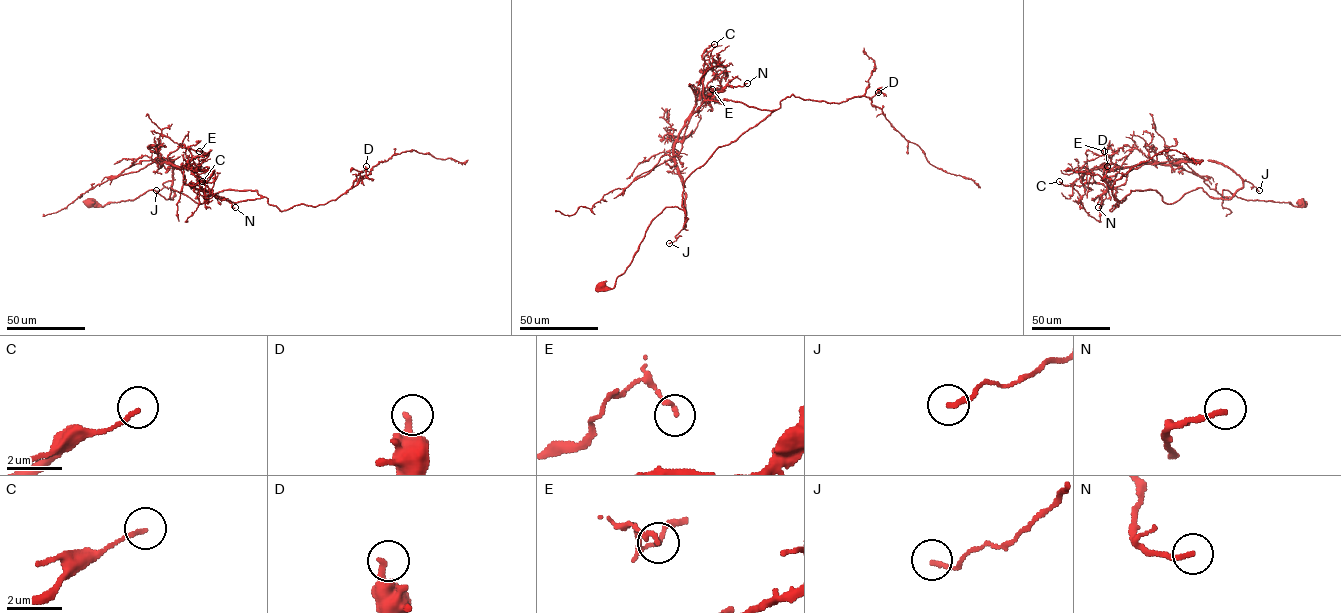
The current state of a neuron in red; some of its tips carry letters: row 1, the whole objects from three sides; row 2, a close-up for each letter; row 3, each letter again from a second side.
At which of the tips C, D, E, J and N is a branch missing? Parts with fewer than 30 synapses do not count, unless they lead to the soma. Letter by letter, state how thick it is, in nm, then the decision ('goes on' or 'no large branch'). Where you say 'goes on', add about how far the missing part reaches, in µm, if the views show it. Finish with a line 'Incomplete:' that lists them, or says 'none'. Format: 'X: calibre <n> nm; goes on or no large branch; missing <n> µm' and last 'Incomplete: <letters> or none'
C: calibre 140 nm; no large branch
D: calibre 320 nm; no large branch
E: calibre 170 nm; no large branch
J: calibre 150 nm; no large branch
N: calibre 170 nm; no large branch
Incomplete: none

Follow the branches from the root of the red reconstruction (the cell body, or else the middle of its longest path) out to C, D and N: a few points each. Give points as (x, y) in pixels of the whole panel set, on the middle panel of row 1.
C: (601, 285), (613, 287), (666, 207), (684, 209), (685, 179), (773, 111), (705, 99), (702, 53), (714, 44)
D: (601, 285), (613, 287), (666, 207), (684, 209), (685, 179), (782, 100), (793, 94), (840, 103), (878, 92)
N: (601, 285), (613, 287), (666, 207), (684, 209), (685, 179), (773, 111), (708, 98), (747, 83)

